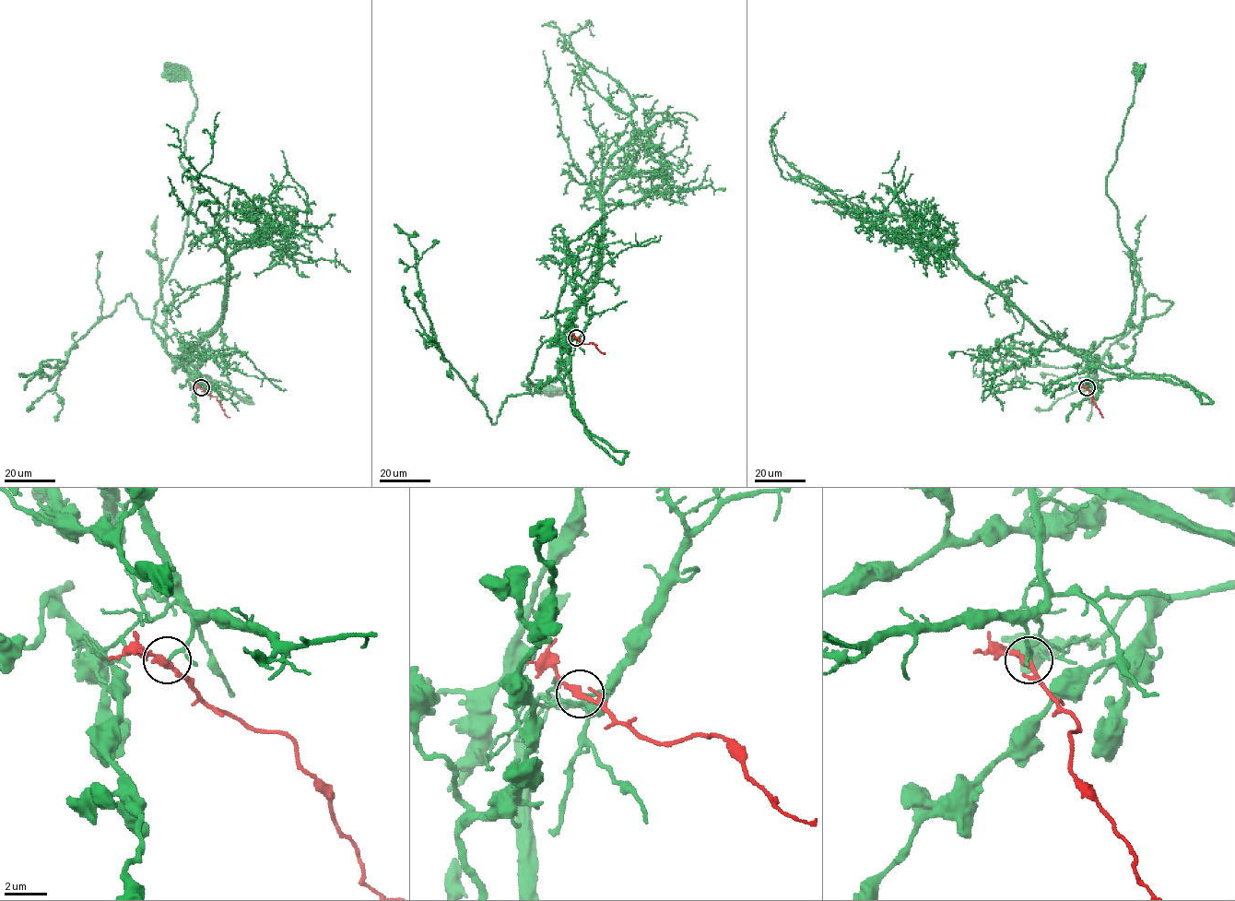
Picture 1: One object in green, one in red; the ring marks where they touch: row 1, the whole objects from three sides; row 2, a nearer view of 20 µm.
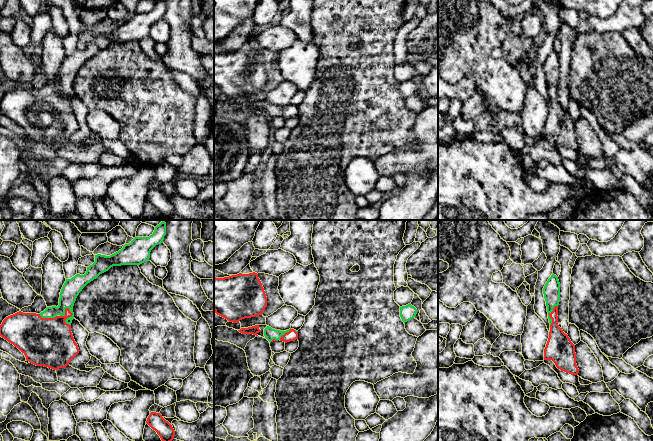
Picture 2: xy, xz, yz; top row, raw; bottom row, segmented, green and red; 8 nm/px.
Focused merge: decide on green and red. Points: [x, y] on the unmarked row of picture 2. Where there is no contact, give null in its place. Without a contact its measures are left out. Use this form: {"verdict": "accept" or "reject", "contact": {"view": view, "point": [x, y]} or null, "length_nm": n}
{"verdict": "accept", "contact": {"view": "xy", "point": [69, 93]}, "length_nm": 160}

